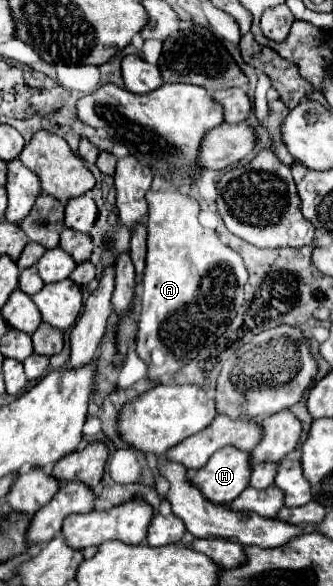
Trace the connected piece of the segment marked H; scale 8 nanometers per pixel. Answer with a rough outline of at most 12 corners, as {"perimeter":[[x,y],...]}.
{"perimeter":[[219,450],[189,476],[213,504],[247,486],[251,456]]}

